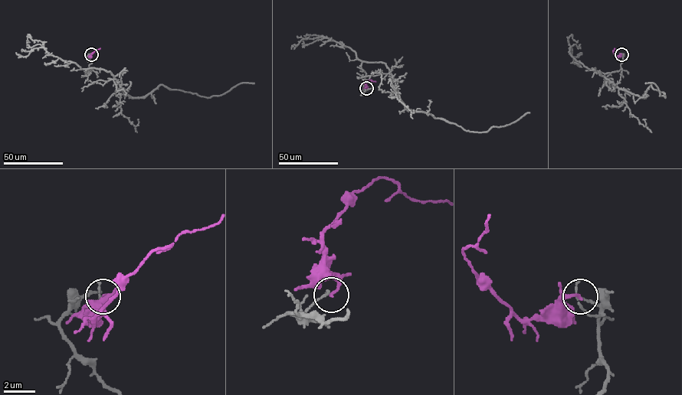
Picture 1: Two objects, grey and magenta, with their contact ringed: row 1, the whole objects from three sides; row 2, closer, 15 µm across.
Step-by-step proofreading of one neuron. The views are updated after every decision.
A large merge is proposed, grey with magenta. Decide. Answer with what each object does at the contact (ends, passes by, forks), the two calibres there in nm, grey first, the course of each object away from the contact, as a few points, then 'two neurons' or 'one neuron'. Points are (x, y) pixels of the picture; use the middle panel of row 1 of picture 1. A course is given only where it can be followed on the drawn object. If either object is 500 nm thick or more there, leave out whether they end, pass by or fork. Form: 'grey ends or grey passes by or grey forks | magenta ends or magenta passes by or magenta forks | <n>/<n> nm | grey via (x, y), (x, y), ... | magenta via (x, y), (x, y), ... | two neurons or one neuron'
grey ends | magenta ends | 140/200 nm | grey via (366, 88), (361, 63), (381, 62), (406, 109), (467, 130), (486, 132), (529, 112) | magenta via (366, 88), (365, 84), (369, 79), (375, 81) | two neurons

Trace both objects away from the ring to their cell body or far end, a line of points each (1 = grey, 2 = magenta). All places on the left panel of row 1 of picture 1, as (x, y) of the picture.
1: (90, 54), (86, 72), (109, 71), (131, 97), (161, 85), (211, 97), (254, 83)
2: (91, 54), (100, 48)

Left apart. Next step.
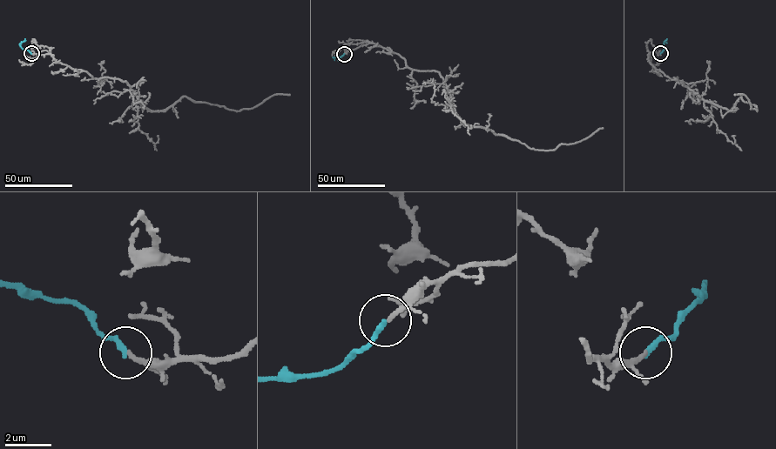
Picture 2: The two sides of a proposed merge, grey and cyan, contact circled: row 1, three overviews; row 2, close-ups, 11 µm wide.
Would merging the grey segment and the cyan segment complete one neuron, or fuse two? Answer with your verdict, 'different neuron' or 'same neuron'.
same neuron

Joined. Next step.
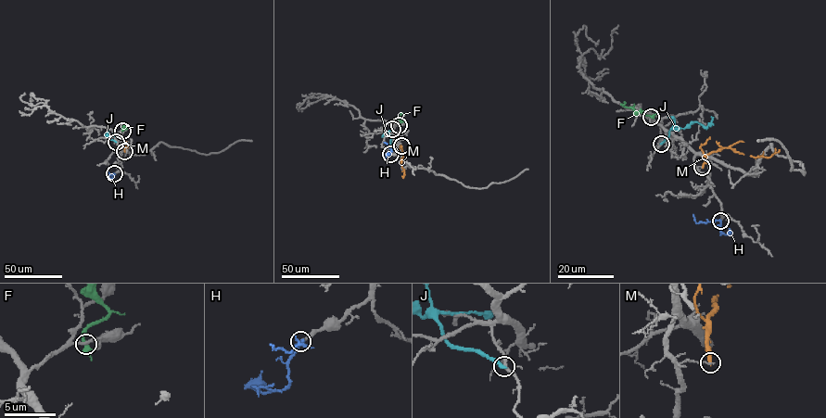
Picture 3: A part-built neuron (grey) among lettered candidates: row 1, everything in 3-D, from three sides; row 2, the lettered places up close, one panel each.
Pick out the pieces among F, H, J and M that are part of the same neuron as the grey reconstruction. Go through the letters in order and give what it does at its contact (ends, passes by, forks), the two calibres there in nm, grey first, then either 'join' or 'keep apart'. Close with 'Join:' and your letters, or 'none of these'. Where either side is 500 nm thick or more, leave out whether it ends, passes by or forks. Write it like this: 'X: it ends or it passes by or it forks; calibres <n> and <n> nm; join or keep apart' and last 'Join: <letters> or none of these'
F: it passes by; calibres 200 and 280 nm; keep apart
H: it passes by; calibres 240 and 280 nm; join
J: it ends; calibres 180 and 240 nm; keep apart
M: it ends; calibres 120 and 340 nm; keep apart
Join: H

